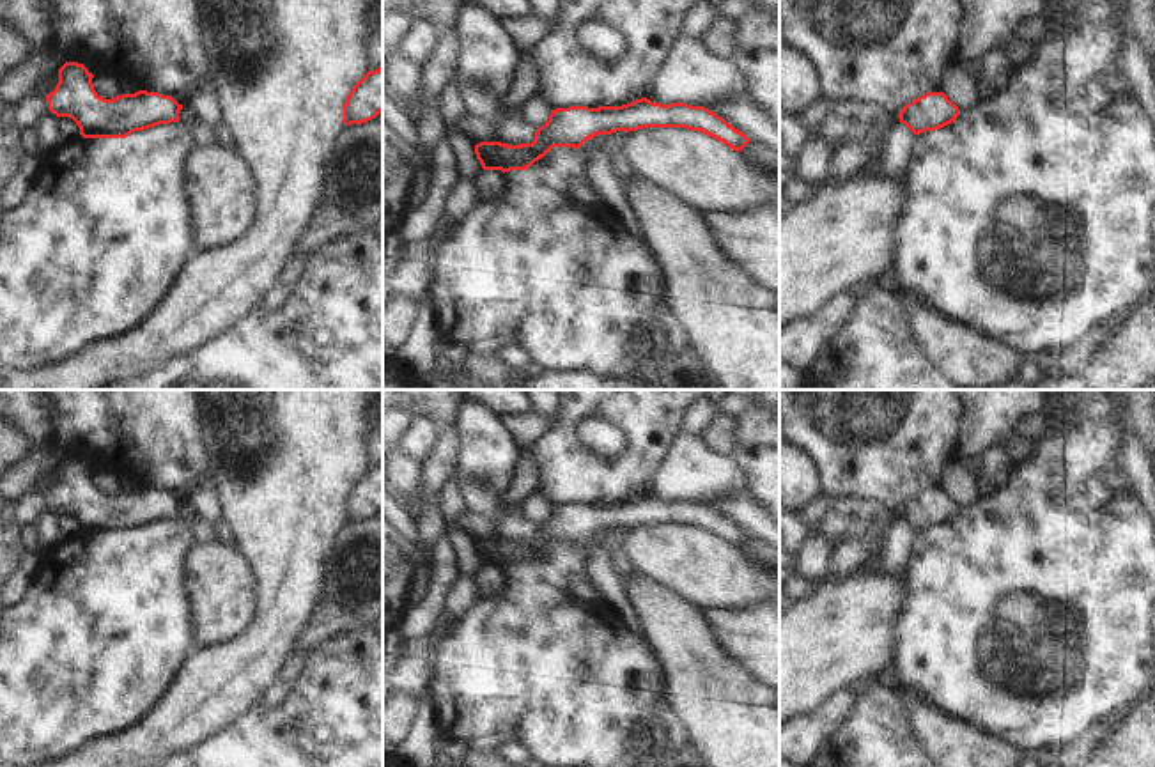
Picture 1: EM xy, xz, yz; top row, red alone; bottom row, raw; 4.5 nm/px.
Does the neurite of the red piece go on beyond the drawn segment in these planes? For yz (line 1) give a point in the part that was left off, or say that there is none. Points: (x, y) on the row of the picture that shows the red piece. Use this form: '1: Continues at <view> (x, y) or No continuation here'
1: No continuation here.

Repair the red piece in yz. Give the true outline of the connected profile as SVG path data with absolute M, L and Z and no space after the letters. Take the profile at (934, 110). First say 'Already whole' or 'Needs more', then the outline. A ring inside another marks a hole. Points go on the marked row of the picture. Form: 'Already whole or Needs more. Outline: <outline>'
Already whole. Outline: M926 92L912 103L905 105L898 113L914 135L941 129L957 120L960 115L958 106L948 99L944 92Z

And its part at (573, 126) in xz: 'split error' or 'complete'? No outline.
complete

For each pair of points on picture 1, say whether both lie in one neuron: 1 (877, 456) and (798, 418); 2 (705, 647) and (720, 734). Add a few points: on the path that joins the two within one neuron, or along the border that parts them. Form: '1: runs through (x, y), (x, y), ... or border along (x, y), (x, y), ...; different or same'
1: runs through (858, 449), (835, 445), (817, 433); same
2: runs through (697, 668), (697, 709), (700, 712); same

